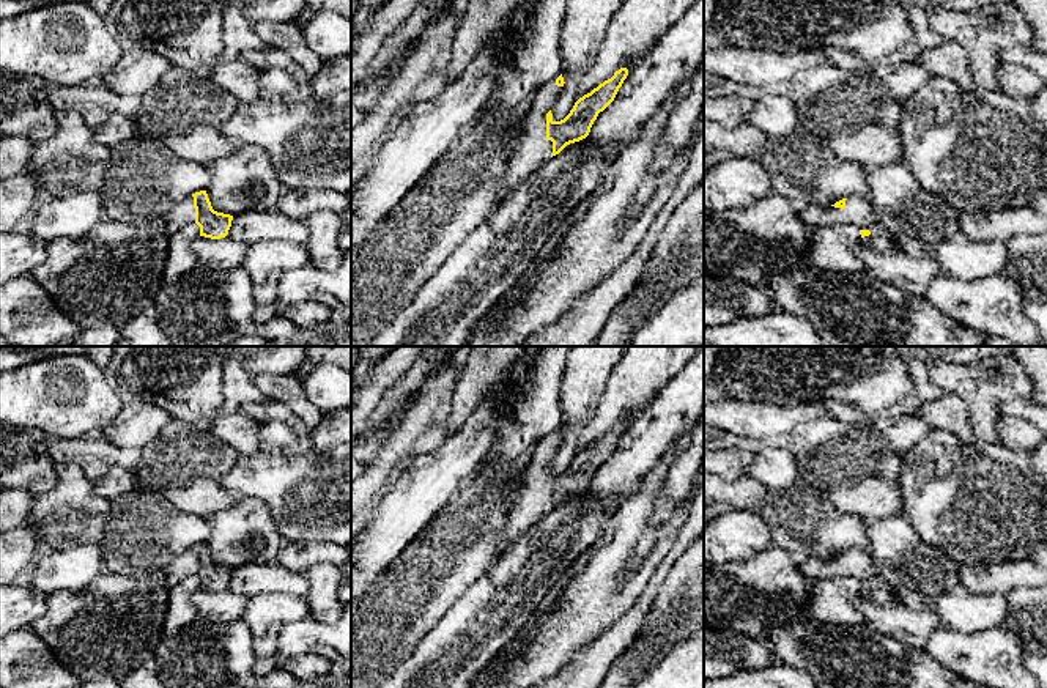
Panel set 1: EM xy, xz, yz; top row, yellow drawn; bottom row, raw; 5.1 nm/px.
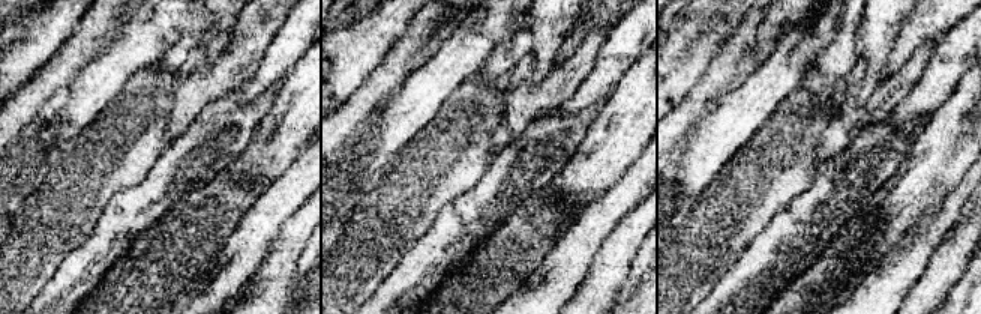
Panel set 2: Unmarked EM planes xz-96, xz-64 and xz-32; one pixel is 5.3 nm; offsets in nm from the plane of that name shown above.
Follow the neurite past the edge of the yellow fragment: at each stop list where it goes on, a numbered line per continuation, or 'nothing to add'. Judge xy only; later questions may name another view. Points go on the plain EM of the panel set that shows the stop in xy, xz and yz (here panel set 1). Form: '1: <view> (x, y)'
1: xy (183, 567)

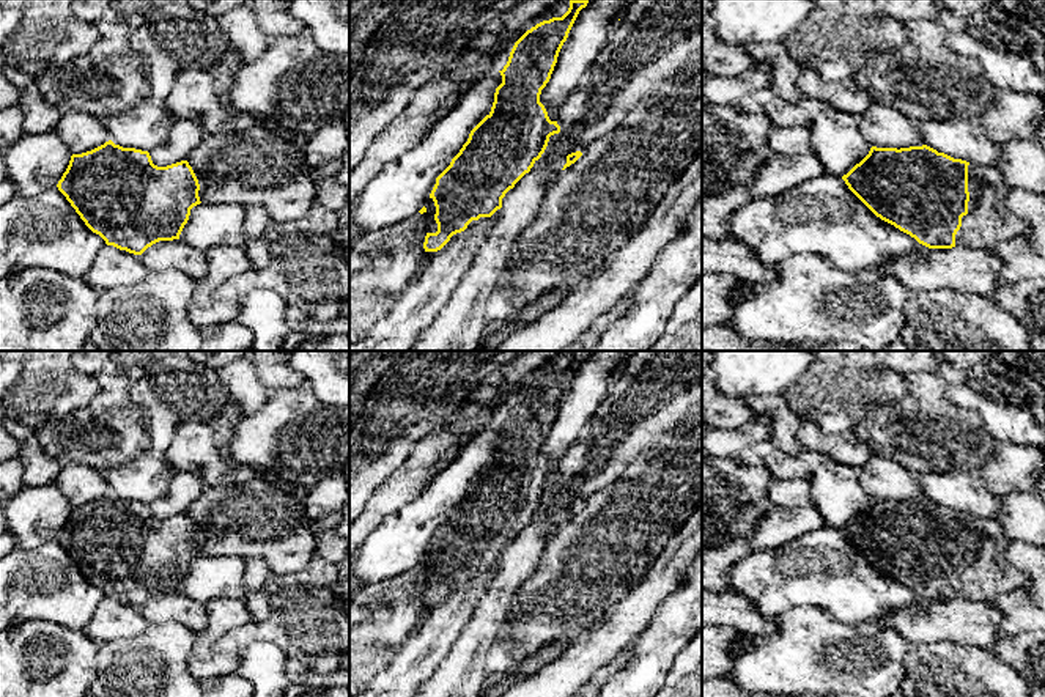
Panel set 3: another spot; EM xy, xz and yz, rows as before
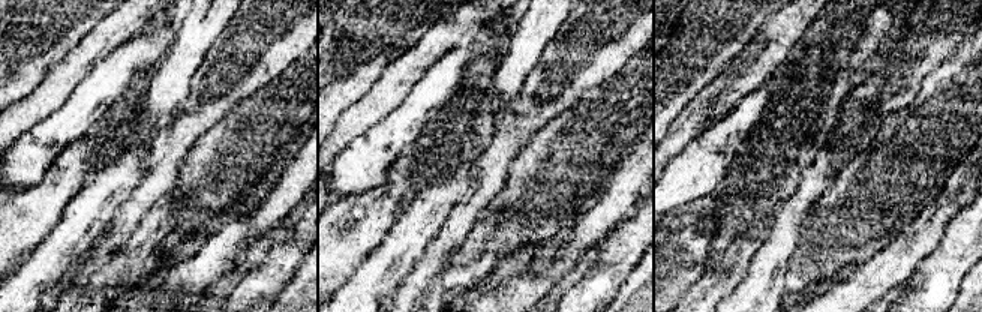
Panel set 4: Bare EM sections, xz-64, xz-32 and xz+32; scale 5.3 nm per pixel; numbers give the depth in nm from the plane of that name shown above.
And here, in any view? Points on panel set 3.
1: yz (989, 573)

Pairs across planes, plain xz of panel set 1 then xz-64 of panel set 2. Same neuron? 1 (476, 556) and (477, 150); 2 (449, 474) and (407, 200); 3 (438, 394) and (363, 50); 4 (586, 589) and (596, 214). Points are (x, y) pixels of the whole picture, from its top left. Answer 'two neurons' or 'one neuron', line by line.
1: one neuron
2: two neurons
3: two neurons
4: two neurons

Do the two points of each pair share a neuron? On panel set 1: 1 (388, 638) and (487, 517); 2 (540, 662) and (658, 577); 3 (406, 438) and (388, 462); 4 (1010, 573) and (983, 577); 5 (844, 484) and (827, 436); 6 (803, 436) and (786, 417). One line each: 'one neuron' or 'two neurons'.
1: one neuron
2: two neurons
3: one neuron
4: one neuron
5: one neuron
6: two neurons

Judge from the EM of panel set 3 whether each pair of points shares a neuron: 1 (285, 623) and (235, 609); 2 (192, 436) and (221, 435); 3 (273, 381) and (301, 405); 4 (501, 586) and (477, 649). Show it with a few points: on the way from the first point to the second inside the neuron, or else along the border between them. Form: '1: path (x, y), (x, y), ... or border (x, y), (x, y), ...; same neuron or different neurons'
1: border (251, 620), (232, 628), (222, 637); different neurons
2: border (208, 424), (216, 441); different neurons
3: border (304, 383), (273, 392); different neurons
4: path (496, 601), (479, 633); same neuron

